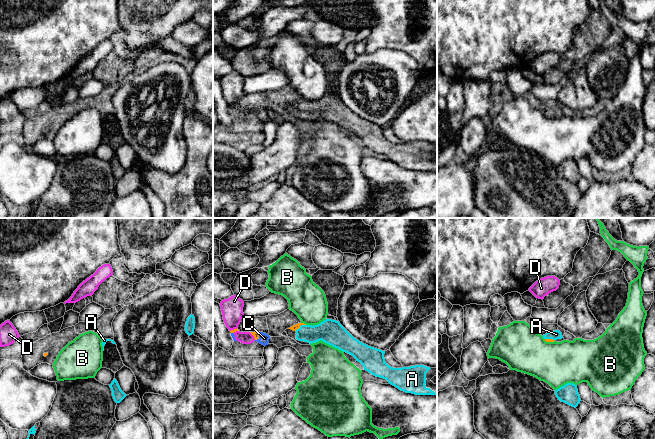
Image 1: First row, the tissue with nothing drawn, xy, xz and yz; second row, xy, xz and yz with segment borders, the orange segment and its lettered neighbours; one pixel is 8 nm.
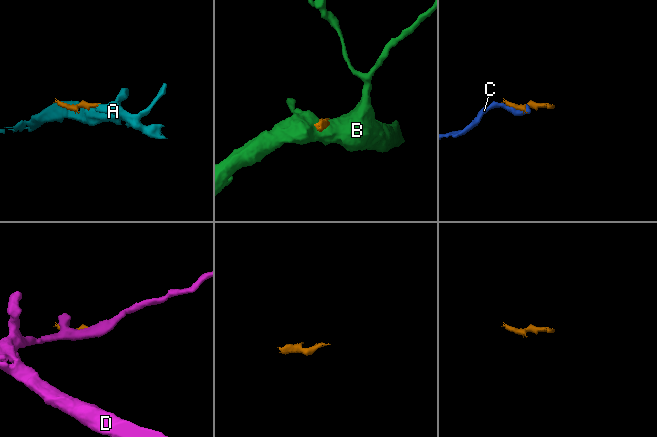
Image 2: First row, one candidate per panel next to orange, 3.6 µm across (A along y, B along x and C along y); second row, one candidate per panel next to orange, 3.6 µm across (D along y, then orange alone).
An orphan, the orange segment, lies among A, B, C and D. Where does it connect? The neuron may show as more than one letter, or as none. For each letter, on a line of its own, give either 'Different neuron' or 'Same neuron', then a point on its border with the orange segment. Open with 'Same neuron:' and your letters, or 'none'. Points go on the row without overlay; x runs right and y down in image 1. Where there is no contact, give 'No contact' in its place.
Same neuron: A, C
A: Same neuron. Touches orange at xz (300, 101)
B: Different neuron. Touches orange at xz (303, 99)
C: Same neuron. Touches orange at xz (259, 111)
D: Different neuron. Touches orange at xz (234, 105)

